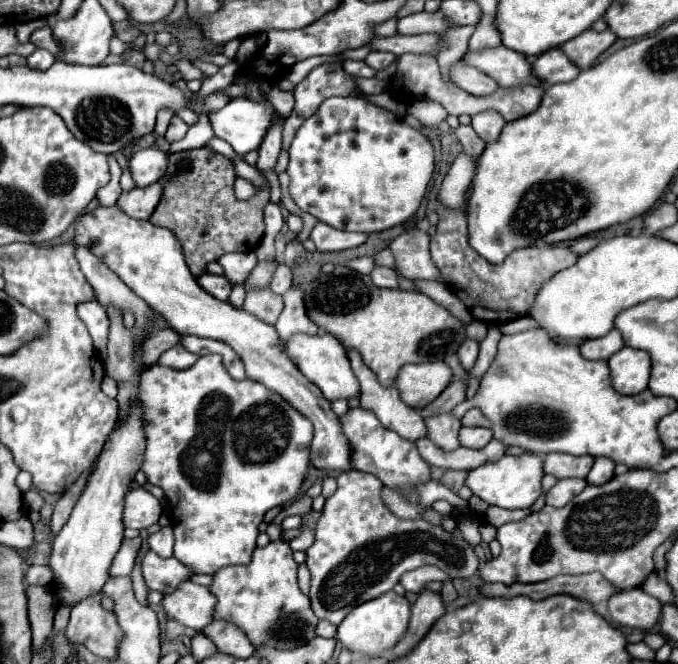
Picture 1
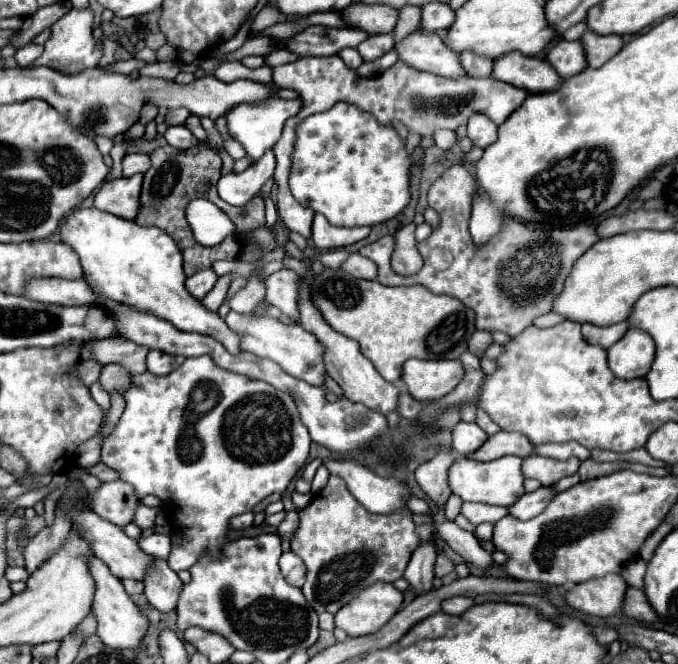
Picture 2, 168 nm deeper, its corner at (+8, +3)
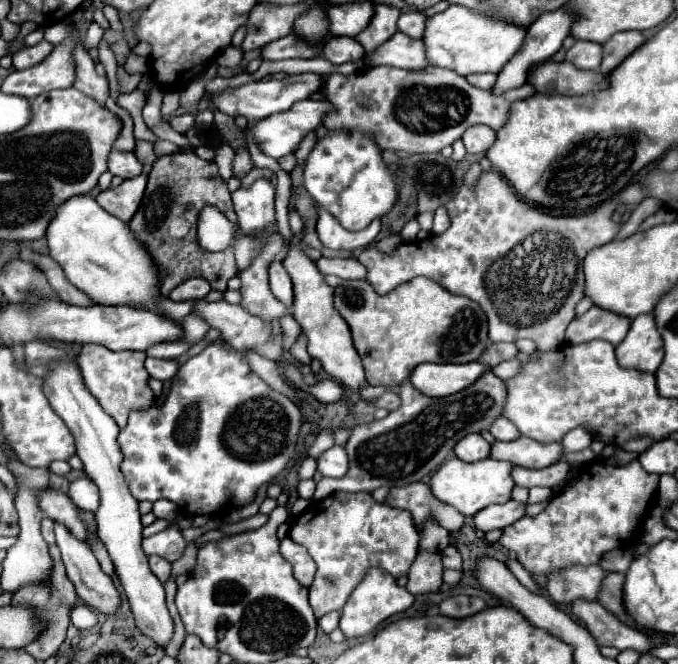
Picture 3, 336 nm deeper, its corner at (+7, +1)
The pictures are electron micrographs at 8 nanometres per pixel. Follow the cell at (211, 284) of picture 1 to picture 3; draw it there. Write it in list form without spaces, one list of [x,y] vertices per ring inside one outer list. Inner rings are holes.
[[[186,279],[184,283],[180,283],[178,287],[174,287],[170,291],[170,299],[172,301],[190,301],[190,299],[198,299],[198,297],[206,297],[210,293],[210,283],[206,279]]]

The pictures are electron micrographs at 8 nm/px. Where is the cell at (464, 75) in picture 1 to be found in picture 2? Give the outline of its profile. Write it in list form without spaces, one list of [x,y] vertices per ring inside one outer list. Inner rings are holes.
[[[411,33],[395,47],[395,51],[401,61],[419,71],[429,71],[447,79],[461,79],[467,75],[459,55],[443,45],[435,33]]]

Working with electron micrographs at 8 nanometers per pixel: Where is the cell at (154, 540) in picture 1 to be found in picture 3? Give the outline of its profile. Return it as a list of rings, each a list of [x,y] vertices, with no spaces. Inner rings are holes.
[[[168,527],[148,539],[142,541],[142,549],[146,555],[160,555],[168,561],[176,561],[182,557],[186,549],[186,539],[178,527]]]

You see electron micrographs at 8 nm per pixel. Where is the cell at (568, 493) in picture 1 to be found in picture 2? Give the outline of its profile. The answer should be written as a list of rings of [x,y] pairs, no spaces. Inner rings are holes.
[[[549,485],[549,487],[539,487],[537,491],[533,493],[525,493],[515,505],[509,507],[509,513],[521,521],[529,519],[529,517],[535,517],[539,513],[545,511],[545,507],[549,505],[549,501],[557,495],[555,487]]]

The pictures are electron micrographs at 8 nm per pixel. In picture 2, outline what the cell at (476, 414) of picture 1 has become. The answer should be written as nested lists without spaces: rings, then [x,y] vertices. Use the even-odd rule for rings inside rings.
[[[477,409],[477,415],[475,415],[475,423],[485,431],[485,433],[489,433],[489,435],[493,435],[493,433],[497,433],[497,431],[501,431],[497,425],[493,425],[493,421],[489,419],[489,415],[483,411],[483,409]]]

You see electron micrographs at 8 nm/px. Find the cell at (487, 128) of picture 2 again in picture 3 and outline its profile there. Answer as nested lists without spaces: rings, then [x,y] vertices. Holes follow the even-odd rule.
[[[474,125],[462,135],[462,141],[468,153],[478,155],[478,153],[486,153],[494,145],[496,133],[486,125]]]

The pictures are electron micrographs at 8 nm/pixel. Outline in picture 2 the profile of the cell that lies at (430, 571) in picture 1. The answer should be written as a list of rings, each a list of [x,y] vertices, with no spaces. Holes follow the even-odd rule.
[[[441,553],[441,555],[437,557],[437,561],[435,561],[435,575],[437,575],[437,577],[445,577],[445,575],[451,573],[453,569],[455,569],[453,561]]]

